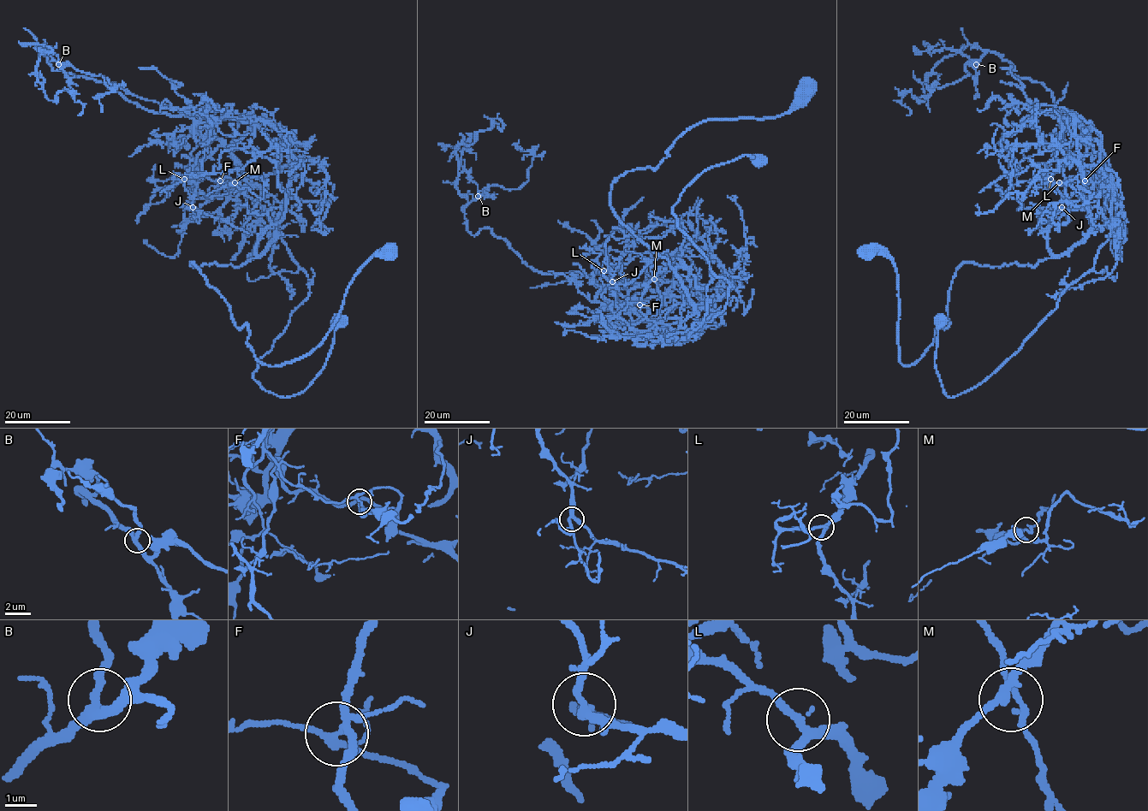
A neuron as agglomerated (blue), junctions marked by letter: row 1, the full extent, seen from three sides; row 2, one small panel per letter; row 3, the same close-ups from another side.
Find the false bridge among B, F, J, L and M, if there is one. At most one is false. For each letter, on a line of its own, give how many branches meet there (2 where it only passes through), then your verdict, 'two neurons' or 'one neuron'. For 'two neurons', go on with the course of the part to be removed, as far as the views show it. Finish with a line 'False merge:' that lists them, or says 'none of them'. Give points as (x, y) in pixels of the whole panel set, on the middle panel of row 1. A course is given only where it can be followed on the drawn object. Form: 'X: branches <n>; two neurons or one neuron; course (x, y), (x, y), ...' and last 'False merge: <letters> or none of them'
B: branches 3; one neuron
F: branches 5; two neurons; course (639, 304), (615, 303), (679, 332), (724, 309), (728, 281), (673, 207), (708, 168), (743, 155), (761, 162)
J: branches 3; one neuron
L: branches 3; one neuron
M: branches 5; one neuron
False merge: F

